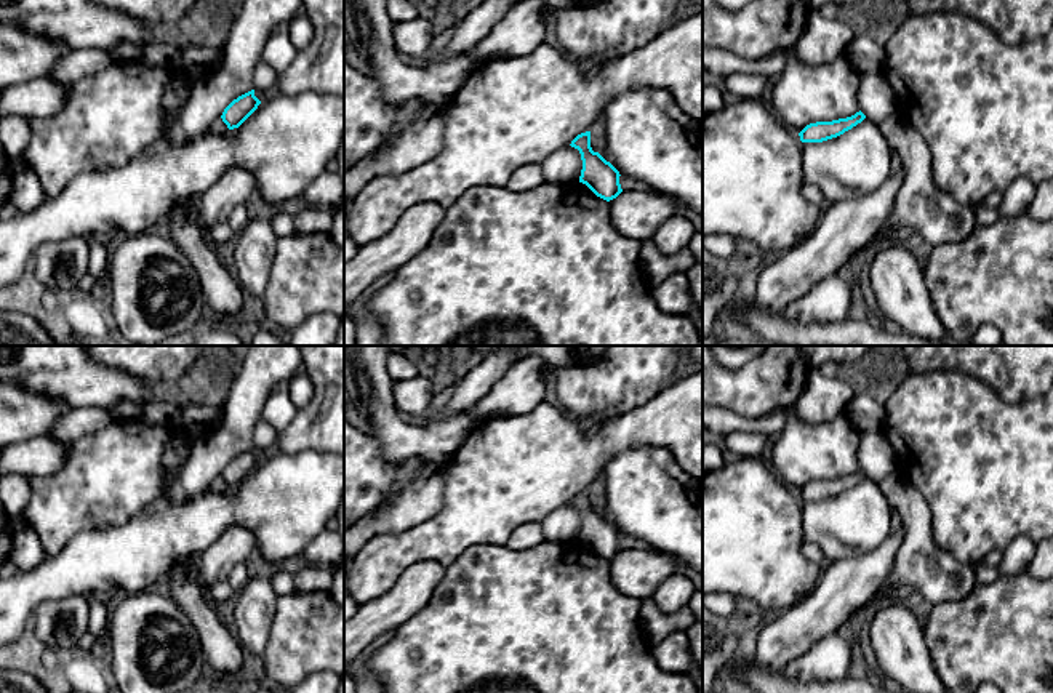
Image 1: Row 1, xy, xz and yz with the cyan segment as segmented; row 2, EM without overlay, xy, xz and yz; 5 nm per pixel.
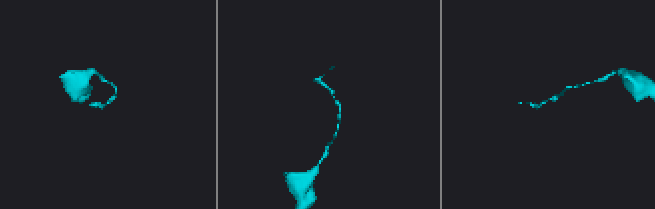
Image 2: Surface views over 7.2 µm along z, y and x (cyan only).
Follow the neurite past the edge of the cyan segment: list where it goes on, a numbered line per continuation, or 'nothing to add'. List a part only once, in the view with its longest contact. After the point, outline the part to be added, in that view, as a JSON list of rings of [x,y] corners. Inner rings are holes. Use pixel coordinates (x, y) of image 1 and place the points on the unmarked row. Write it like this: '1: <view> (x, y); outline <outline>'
nothing to add

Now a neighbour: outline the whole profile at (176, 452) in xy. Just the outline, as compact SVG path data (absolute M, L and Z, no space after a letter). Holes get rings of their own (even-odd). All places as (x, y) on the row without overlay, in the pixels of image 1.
M182 426L171 429L171 439L166 442L162 461L168 487L165 495L157 503L171 503L181 498L179 475L189 458L192 442L194 434Z

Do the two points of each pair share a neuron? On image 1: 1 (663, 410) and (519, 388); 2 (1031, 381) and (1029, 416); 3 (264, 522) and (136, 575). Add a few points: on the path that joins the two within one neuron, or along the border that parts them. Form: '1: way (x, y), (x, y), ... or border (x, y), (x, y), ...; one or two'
1: border (549, 397), (530, 410), (514, 415); two
2: border (994, 389), (1008, 402), (1036, 399); two
3: way (232, 516), (207, 516), (181, 530), (168, 543); one

